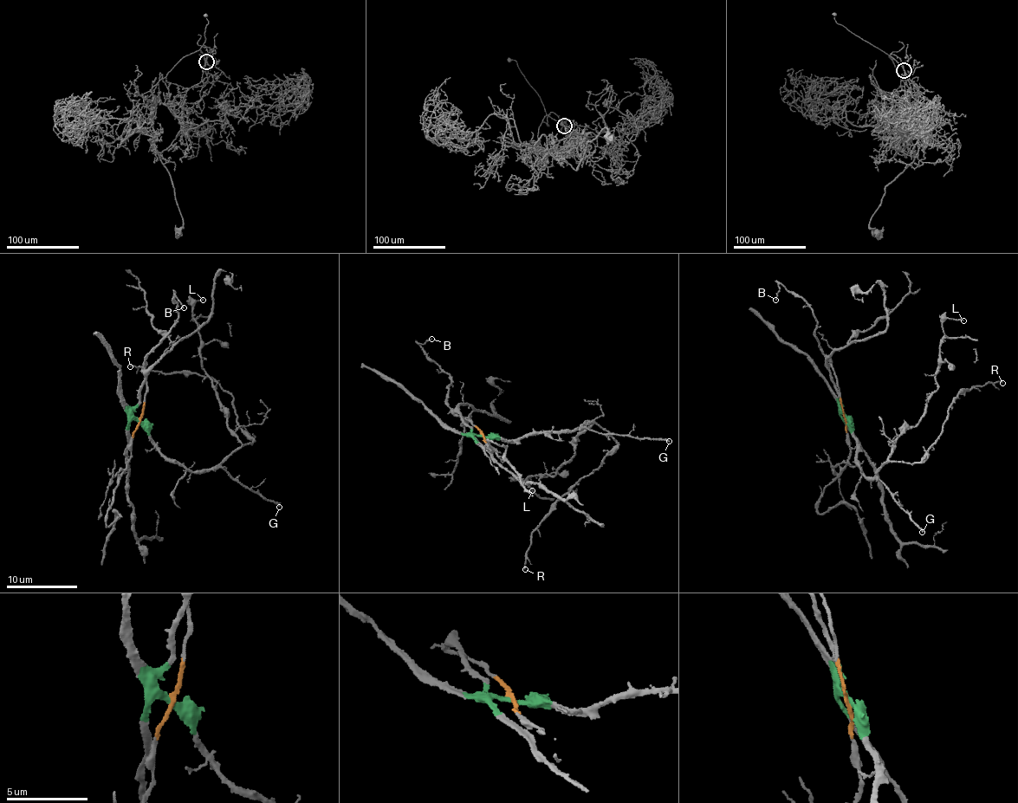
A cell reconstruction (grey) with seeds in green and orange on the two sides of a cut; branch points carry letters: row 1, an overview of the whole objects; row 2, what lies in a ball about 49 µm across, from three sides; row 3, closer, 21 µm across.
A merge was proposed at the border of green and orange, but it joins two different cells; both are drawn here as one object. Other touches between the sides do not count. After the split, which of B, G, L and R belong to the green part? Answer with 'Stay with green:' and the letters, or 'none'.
Stay with green: G, L, R

